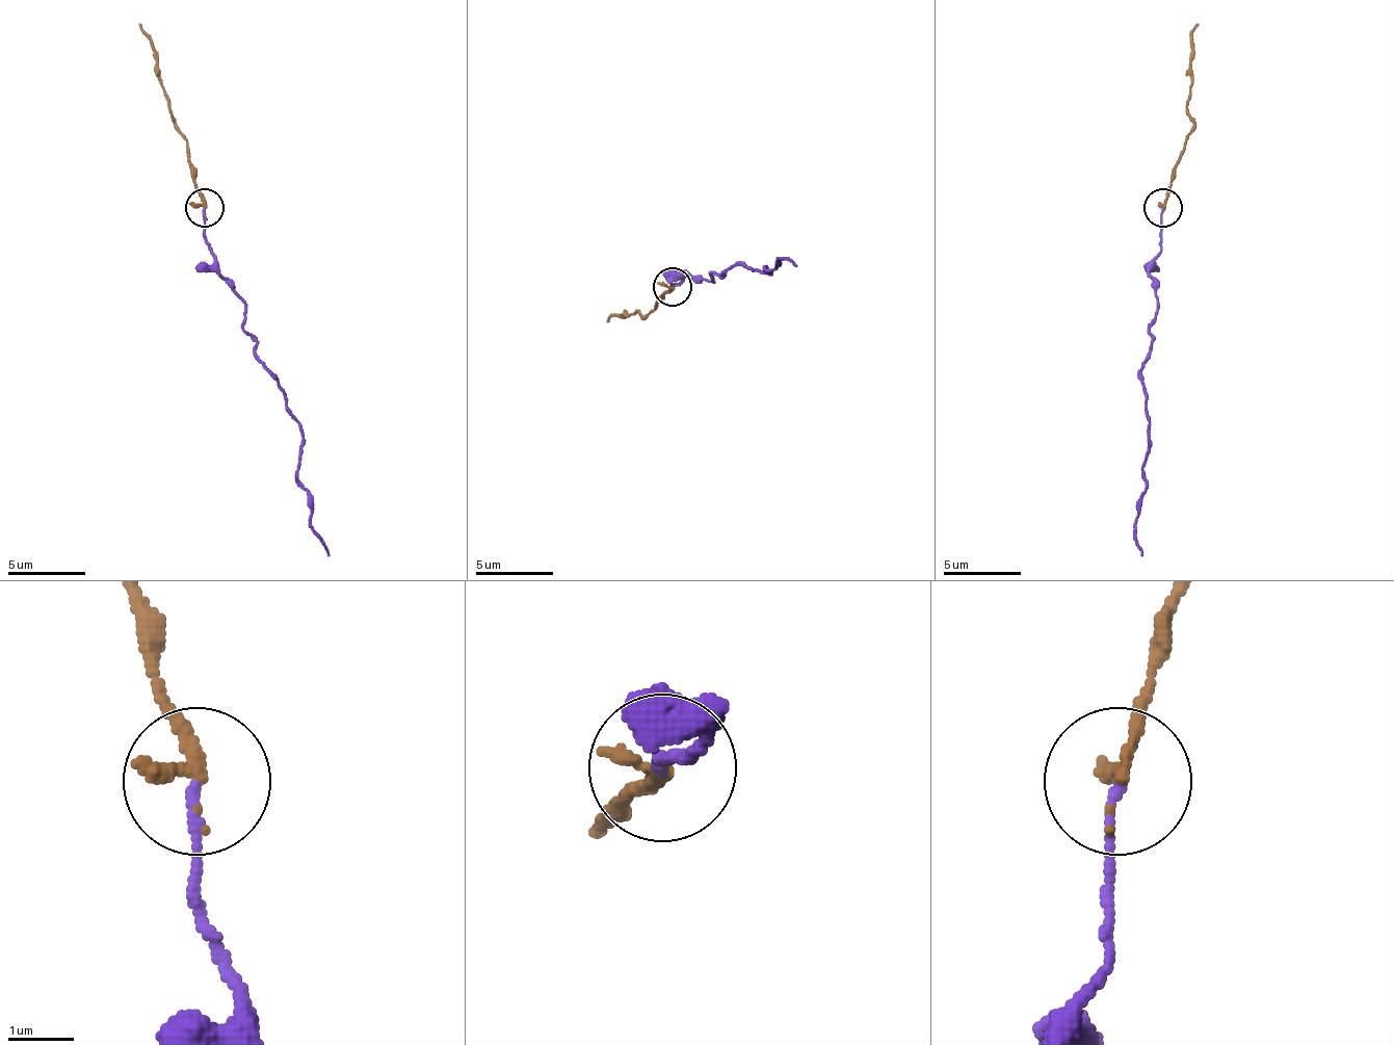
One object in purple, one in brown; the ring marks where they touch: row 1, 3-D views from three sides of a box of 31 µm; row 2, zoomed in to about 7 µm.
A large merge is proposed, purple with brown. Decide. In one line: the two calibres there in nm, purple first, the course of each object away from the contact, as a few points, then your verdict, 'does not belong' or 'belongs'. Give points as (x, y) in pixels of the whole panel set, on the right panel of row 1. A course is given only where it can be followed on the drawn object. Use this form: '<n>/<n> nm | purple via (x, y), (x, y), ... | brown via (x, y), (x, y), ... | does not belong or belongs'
130/240 nm | purple via (1162, 208), (1162, 243), (1151, 275), (1158, 305), (1142, 383), (1147, 425), (1135, 533), (1142, 556) | brown via (1162, 208), (1185, 138), (1193, 131), (1189, 53), (1197, 23) | belongs

